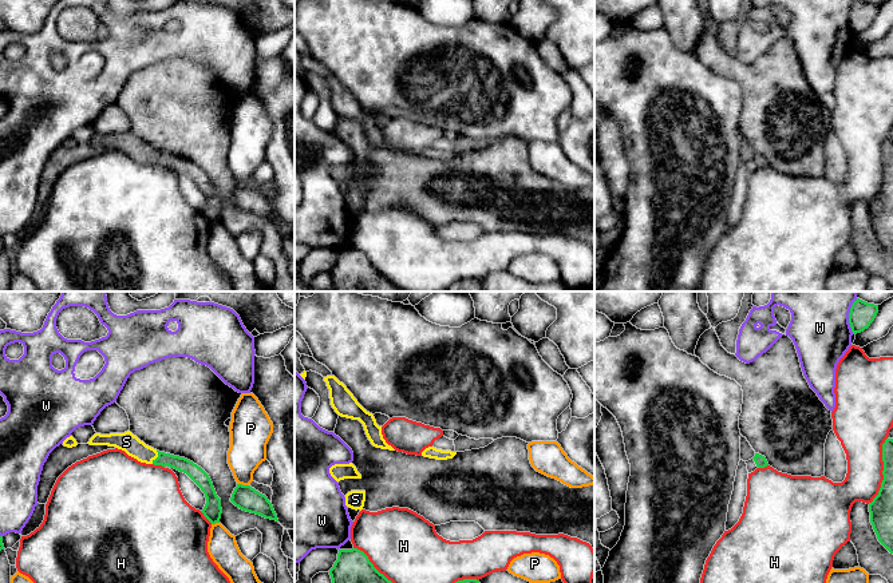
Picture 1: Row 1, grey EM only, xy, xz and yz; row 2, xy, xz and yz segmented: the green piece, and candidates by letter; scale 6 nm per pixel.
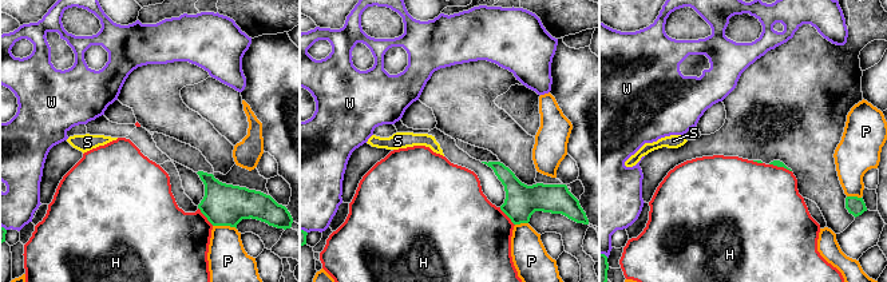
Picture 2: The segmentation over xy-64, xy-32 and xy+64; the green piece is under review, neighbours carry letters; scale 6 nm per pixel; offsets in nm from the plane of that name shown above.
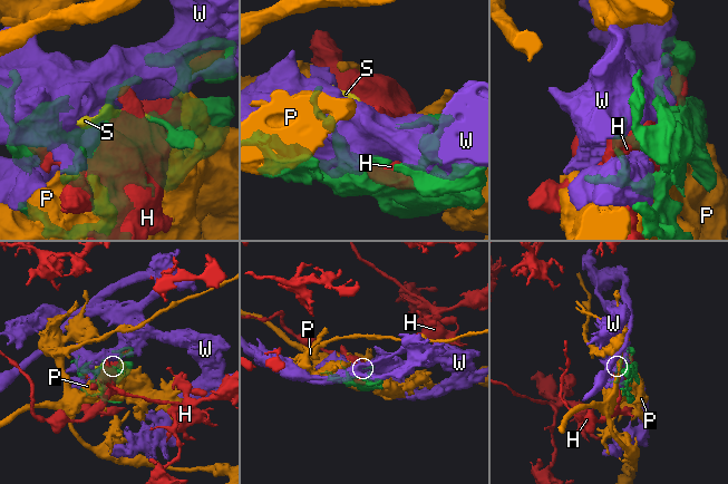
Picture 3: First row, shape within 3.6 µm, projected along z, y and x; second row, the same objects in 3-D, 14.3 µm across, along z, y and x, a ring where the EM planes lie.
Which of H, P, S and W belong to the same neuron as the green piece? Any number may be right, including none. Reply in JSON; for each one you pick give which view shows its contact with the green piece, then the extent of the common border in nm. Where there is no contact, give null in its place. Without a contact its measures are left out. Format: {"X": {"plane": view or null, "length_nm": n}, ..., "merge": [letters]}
{"S": {"plane": "xy", "length_nm": 90}, "merge": ["S"]}

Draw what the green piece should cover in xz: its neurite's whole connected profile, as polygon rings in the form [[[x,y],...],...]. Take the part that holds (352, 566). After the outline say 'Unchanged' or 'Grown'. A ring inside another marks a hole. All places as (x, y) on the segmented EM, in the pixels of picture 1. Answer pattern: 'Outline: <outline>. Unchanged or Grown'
Outline: [[[357,548],[339,550],[337,560],[329,570],[329,575],[332,583],[392,583]]]. Unchanged

